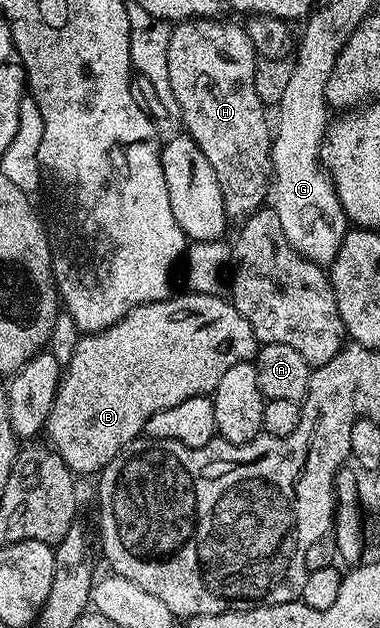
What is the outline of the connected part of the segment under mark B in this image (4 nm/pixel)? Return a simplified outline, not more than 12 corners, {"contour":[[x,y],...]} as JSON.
{"contour":[[221,294],[82,335],[43,432],[78,477],[256,357]]}

